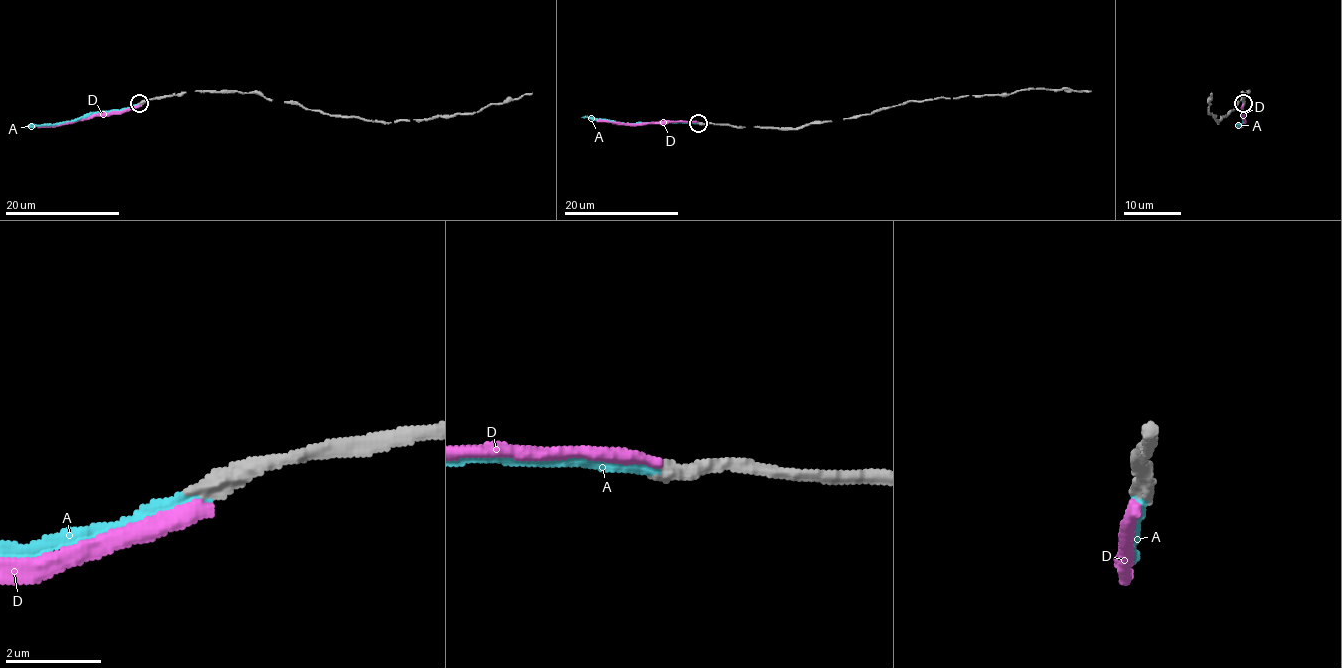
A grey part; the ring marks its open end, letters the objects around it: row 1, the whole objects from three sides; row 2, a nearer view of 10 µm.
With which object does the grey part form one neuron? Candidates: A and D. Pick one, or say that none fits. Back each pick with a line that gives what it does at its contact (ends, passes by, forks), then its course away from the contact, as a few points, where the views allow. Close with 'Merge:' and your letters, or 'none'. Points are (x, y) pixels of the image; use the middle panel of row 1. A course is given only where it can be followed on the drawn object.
A: it ends there; it runs (699, 123), (621, 123), (581, 117)
Merge: A

